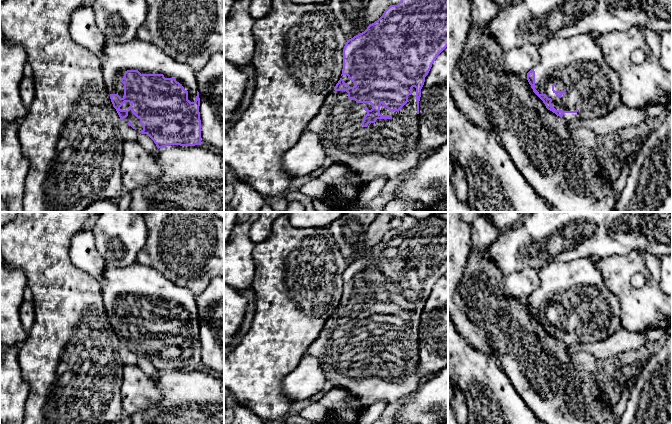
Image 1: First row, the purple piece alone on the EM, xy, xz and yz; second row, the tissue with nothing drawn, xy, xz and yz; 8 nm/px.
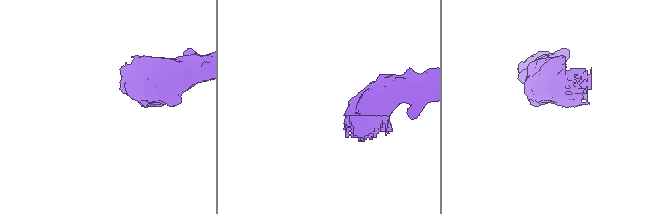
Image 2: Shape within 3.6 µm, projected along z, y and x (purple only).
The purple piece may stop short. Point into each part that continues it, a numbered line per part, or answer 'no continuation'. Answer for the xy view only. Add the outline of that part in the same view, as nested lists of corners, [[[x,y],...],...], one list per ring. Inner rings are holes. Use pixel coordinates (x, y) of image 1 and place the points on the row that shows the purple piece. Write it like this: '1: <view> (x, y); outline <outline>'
1: xy (138, 55); outline [[[137,38],[126,43],[106,41],[103,51],[103,79],[109,95],[118,94],[123,98],[124,84],[121,79],[124,73],[127,70],[138,70],[141,74],[163,74],[165,78],[175,78],[188,91],[188,100],[196,100],[196,71],[175,61],[149,42]]]

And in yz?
1: yz (577, 64); outline [[[590,34],[570,38],[551,38],[539,45],[540,61],[534,67],[535,89],[552,99],[551,106],[563,110],[563,118],[586,120],[604,117],[621,104],[618,74],[607,63],[603,52]]]

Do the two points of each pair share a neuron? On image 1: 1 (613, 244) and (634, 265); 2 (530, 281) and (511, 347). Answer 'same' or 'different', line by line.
1: different
2: different

